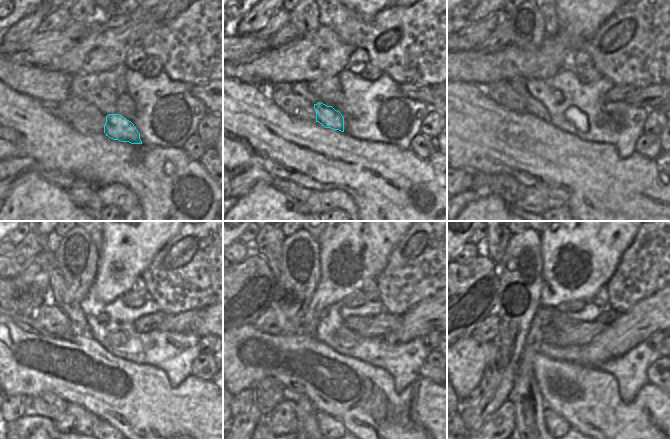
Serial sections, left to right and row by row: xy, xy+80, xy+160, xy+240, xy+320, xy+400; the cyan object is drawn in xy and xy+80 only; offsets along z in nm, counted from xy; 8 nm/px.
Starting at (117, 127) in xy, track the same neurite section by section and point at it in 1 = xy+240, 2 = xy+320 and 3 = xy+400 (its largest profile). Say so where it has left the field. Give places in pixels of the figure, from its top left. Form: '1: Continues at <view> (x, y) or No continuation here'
1: Continues at xy+240 (70, 307)
2: Continues at xy+320 (268, 243)
3: Continues at xy+400 (494, 244).

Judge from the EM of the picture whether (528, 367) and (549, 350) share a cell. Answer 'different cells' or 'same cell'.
different cells

